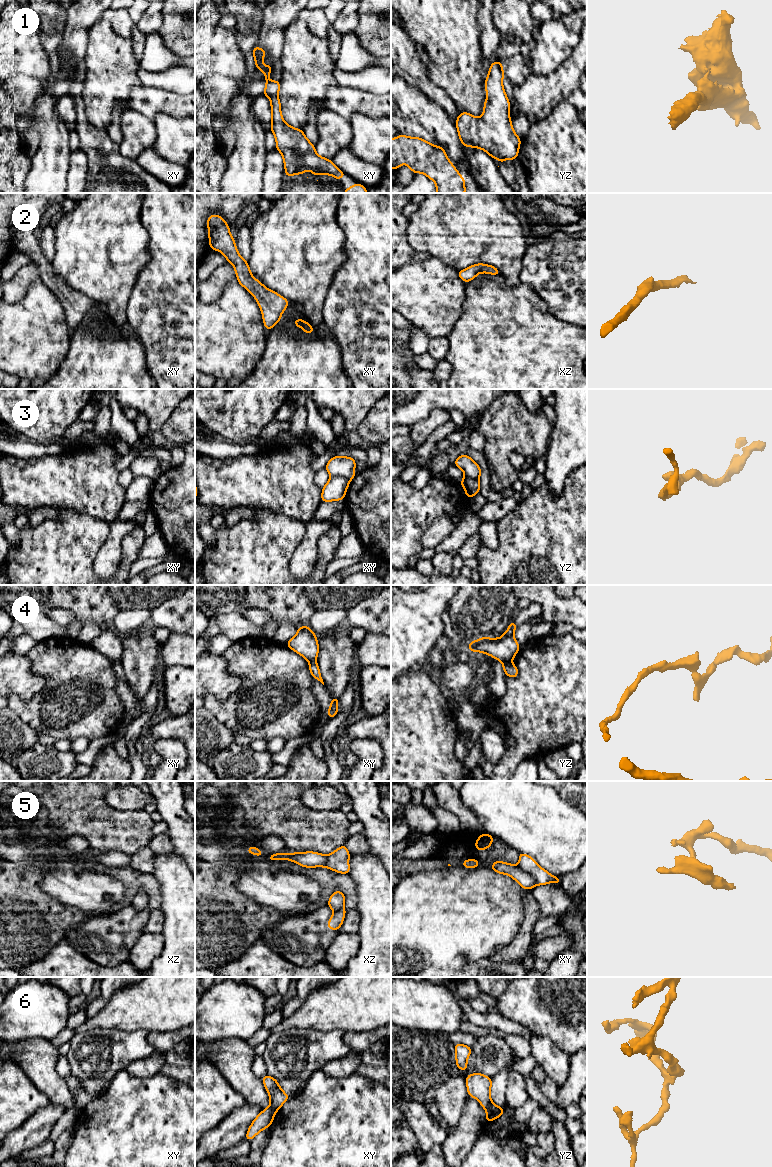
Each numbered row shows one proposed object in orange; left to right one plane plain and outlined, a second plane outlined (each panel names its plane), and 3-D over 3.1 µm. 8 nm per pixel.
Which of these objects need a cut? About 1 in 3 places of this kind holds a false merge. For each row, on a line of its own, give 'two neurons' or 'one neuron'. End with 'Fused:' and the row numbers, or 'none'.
1: one neuron
2: one neuron
3: two neurons
4: two neurons
5: two neurons
6: two neurons
Fused: 3, 4, 5, 6

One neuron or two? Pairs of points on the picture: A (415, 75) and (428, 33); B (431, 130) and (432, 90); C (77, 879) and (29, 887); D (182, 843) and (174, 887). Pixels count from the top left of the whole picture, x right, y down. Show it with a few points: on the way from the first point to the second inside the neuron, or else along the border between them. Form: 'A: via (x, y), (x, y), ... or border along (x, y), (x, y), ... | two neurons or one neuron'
A: border along (406, 33), (426, 54), (427, 73) | two neurons
B: border along (412, 87), (418, 88), (437, 102), (450, 115) | two neurons
C: border along (30, 866), (45, 872), (39, 887), (57, 900) | two neurons
D: border along (173, 850), (184, 862) | two neurons

